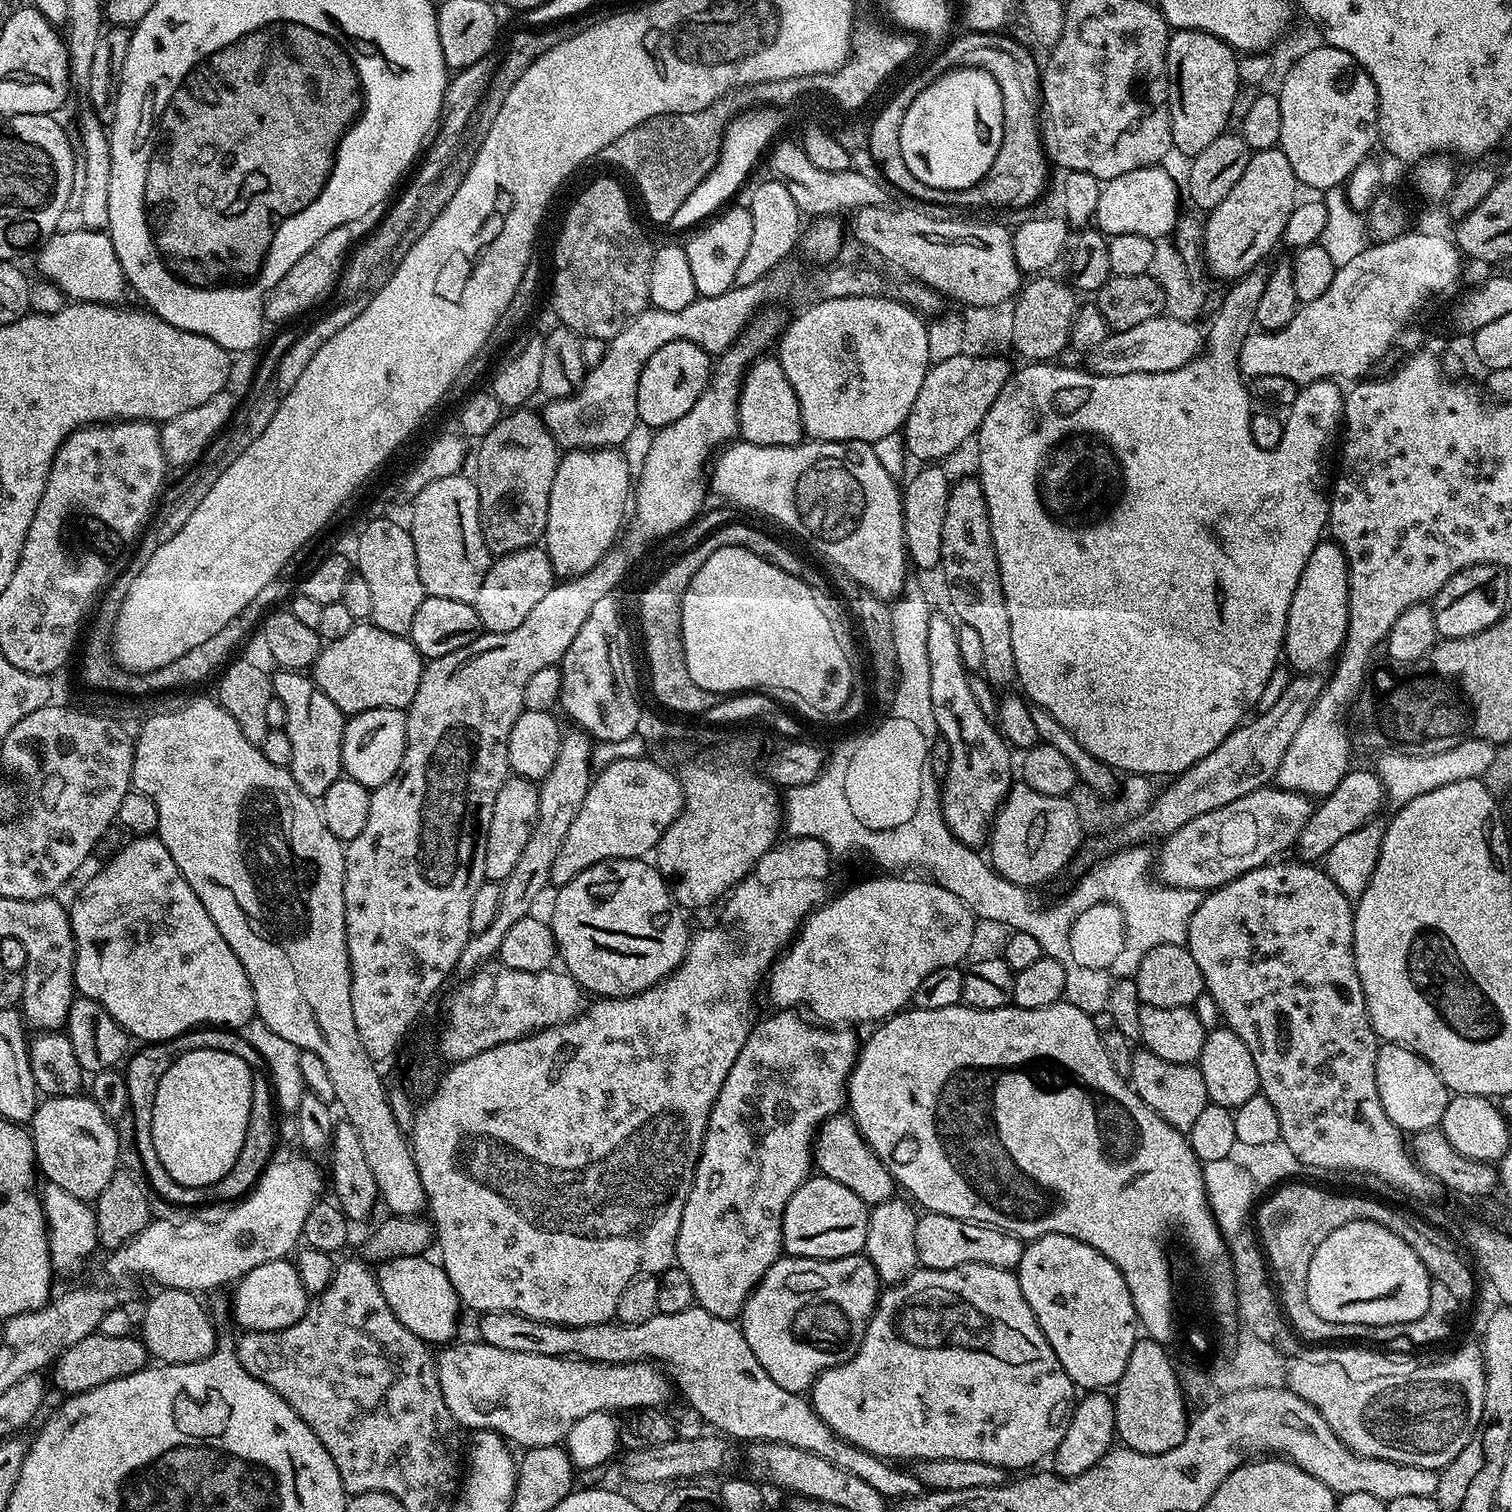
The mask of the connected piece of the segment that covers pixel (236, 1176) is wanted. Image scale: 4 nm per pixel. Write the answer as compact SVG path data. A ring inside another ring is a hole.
M258 1074L252 1080L250 1117L246 1124L246 1135L242 1140L242 1148L238 1152L234 1166L222 1179L211 1183L208 1187L187 1188L178 1182L174 1182L174 1178L170 1178L170 1174L166 1174L164 1176L164 1192L159 1199L172 1204L198 1204L200 1206L218 1202L228 1204L241 1199L255 1187L261 1173L271 1163L276 1140L276 1106L271 1083L265 1075Z

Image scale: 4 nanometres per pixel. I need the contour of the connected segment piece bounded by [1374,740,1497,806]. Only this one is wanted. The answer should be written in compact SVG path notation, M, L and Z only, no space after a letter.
M1464 740L1458 746L1450 746L1450 750L1442 750L1438 754L1415 756L1409 752L1388 750L1374 765L1374 771L1384 783L1384 795L1393 805L1408 804L1422 794L1430 794L1430 790L1438 790L1450 782L1478 780L1483 778L1496 753L1497 745L1489 740Z

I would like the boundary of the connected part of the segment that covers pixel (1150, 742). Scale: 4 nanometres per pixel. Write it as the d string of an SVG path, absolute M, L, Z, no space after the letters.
M1263 267L1251 268L1245 276L1238 280L1231 281L1229 291L1223 293L1224 300L1221 302L1219 311L1221 313L1232 312L1232 324L1220 324L1210 332L1210 344L1212 348L1205 347L1199 356L1196 356L1186 366L1182 366L1173 372L1159 372L1158 374L1118 374L1117 376L1098 376L1091 370L1079 372L1076 368L1063 368L1060 362L1028 362L1023 366L1021 372L1013 371L1001 393L993 400L989 412L980 424L978 439L980 438L980 472L978 479L982 490L986 494L986 510L990 518L990 530L992 531L992 541L994 550L998 558L1000 567L1000 577L1002 578L1002 594L1006 594L1006 611L1010 613L1010 646L1014 646L1014 666L1016 667L1016 680L1021 684L1023 695L1032 704L1037 704L1045 708L1071 736L1077 739L1078 745L1083 750L1088 751L1094 758L1107 765L1112 770L1121 768L1124 774L1135 774L1137 776L1165 776L1171 778L1185 772L1194 762L1206 758L1218 742L1222 742L1232 733L1235 728L1240 727L1242 721L1259 705L1262 698L1262 690L1266 690L1266 682L1270 674L1281 663L1282 649L1284 646L1284 631L1288 621L1288 611L1290 602L1294 598L1294 590L1298 586L1298 578L1302 578L1302 570L1306 570L1306 562L1310 554L1322 543L1323 534L1328 528L1328 505L1330 503L1330 480L1324 477L1324 459L1328 456L1328 451L1332 448L1332 435L1339 433L1344 419L1344 397L1345 393L1340 392L1341 385L1335 380L1315 380L1312 384L1303 385L1297 391L1294 402L1290 405L1292 420L1284 420L1284 443L1276 447L1275 450L1267 452L1262 450L1250 438L1250 422L1254 411L1254 400L1250 395L1249 385L1246 377L1240 371L1240 351L1244 345L1250 331L1250 321L1254 313L1258 310L1258 301L1262 298L1262 290L1266 290L1268 272Z

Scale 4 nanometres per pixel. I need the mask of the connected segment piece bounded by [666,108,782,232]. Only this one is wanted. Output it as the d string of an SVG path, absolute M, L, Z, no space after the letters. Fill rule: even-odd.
M758 108L747 113L737 115L728 124L724 131L723 144L720 147L719 161L715 170L706 176L703 183L695 188L682 206L678 208L678 213L667 223L667 229L674 232L682 230L689 231L697 227L700 223L707 221L715 215L742 186L749 176L756 162L765 155L765 152L775 141L775 134L781 128L782 118L772 108Z

